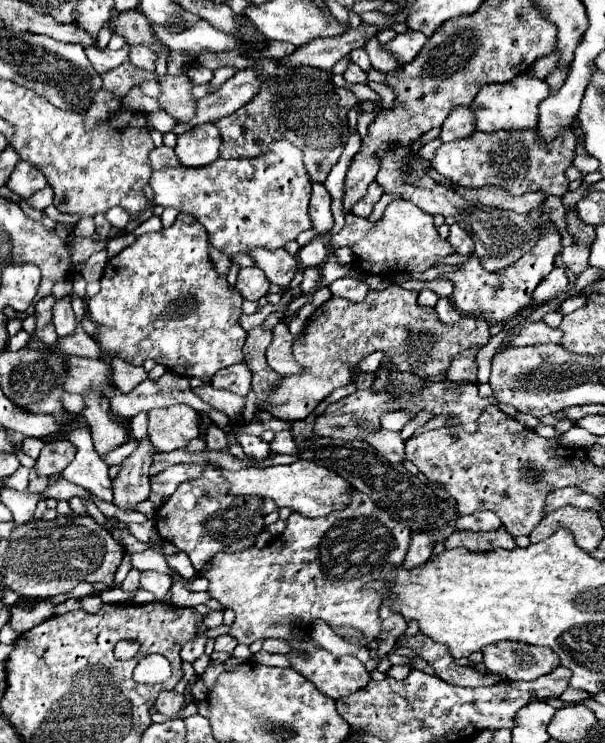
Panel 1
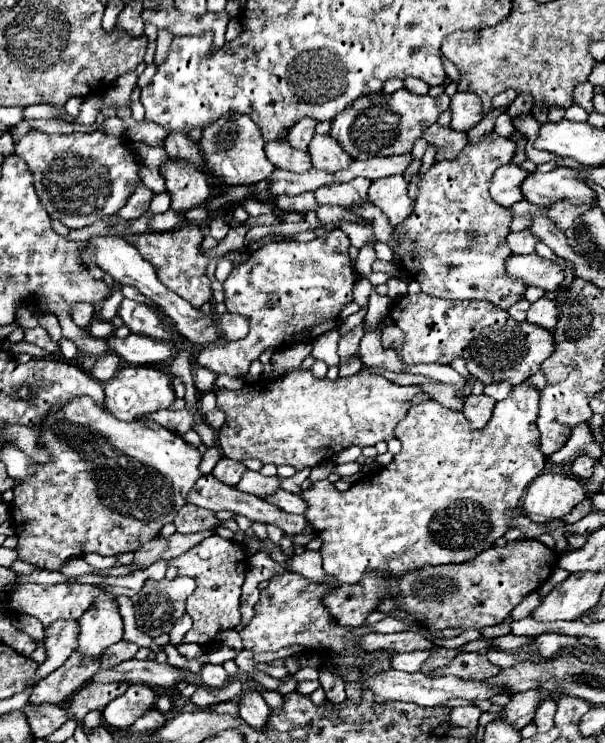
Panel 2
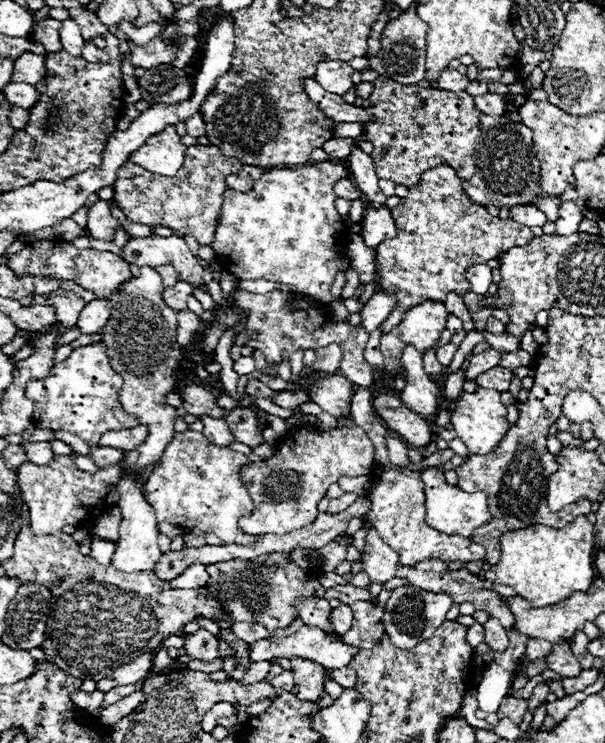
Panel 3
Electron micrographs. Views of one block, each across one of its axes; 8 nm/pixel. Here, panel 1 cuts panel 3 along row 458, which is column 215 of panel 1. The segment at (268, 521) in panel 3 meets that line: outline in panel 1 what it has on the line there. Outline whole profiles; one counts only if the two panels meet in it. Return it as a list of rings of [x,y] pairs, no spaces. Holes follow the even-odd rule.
[[[178,214],[176,222],[172,228],[162,228],[160,232],[150,232],[150,234],[144,234],[140,238],[136,238],[134,244],[130,244],[128,248],[124,248],[120,254],[116,254],[114,258],[110,258],[104,266],[104,274],[100,278],[100,292],[92,298],[88,298],[88,314],[90,318],[98,324],[98,332],[96,332],[96,342],[100,344],[100,348],[104,352],[108,352],[110,356],[120,356],[136,366],[142,366],[144,360],[156,360],[158,364],[166,366],[170,372],[174,374],[180,374],[180,376],[196,376],[204,382],[210,382],[212,376],[226,368],[226,366],[232,366],[232,364],[238,364],[244,360],[242,356],[242,346],[246,342],[246,332],[244,328],[240,326],[240,316],[242,316],[242,296],[230,288],[228,280],[226,280],[226,274],[218,274],[212,260],[210,260],[210,240],[208,240],[208,232],[204,232],[204,226],[192,216],[192,214]]]

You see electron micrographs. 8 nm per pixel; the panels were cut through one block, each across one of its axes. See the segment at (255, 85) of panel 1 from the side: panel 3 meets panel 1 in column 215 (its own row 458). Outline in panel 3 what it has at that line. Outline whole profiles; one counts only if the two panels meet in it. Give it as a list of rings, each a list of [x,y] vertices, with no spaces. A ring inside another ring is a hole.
[[[100,446],[92,448],[92,456],[90,456],[98,468],[106,468],[106,466],[112,466],[116,462],[120,462],[124,458],[124,452],[122,450],[100,450]]]

